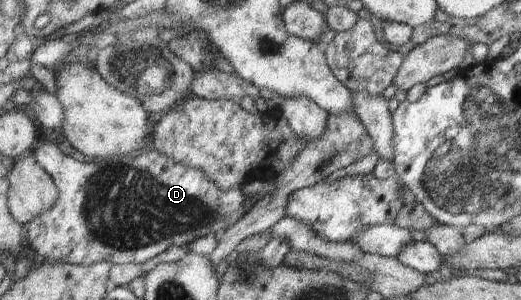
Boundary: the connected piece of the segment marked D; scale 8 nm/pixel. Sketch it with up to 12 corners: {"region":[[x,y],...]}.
{"region":[[153,147],[34,157],[60,197],[40,257],[142,264],[236,225],[271,190],[220,189]]}

